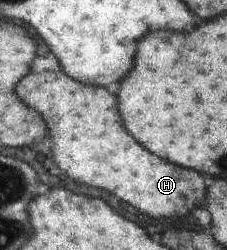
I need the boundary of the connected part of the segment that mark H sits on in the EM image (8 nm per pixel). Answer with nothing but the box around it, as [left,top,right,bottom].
[19,70,207,219]

